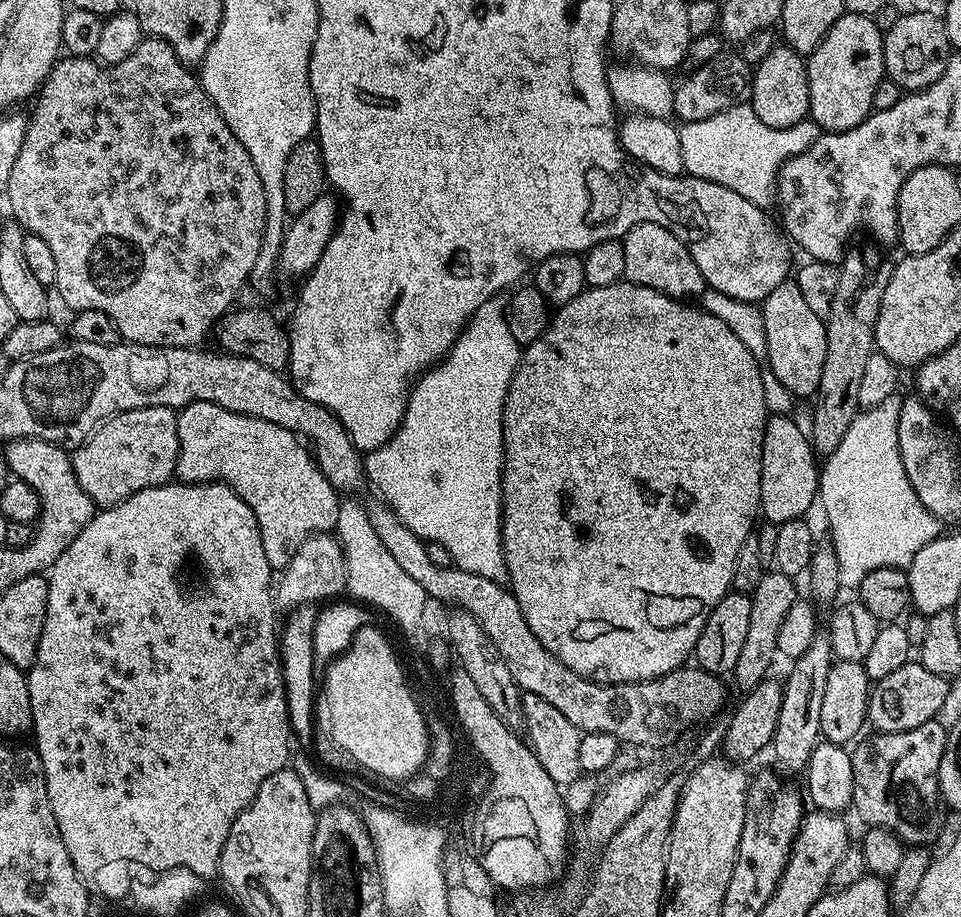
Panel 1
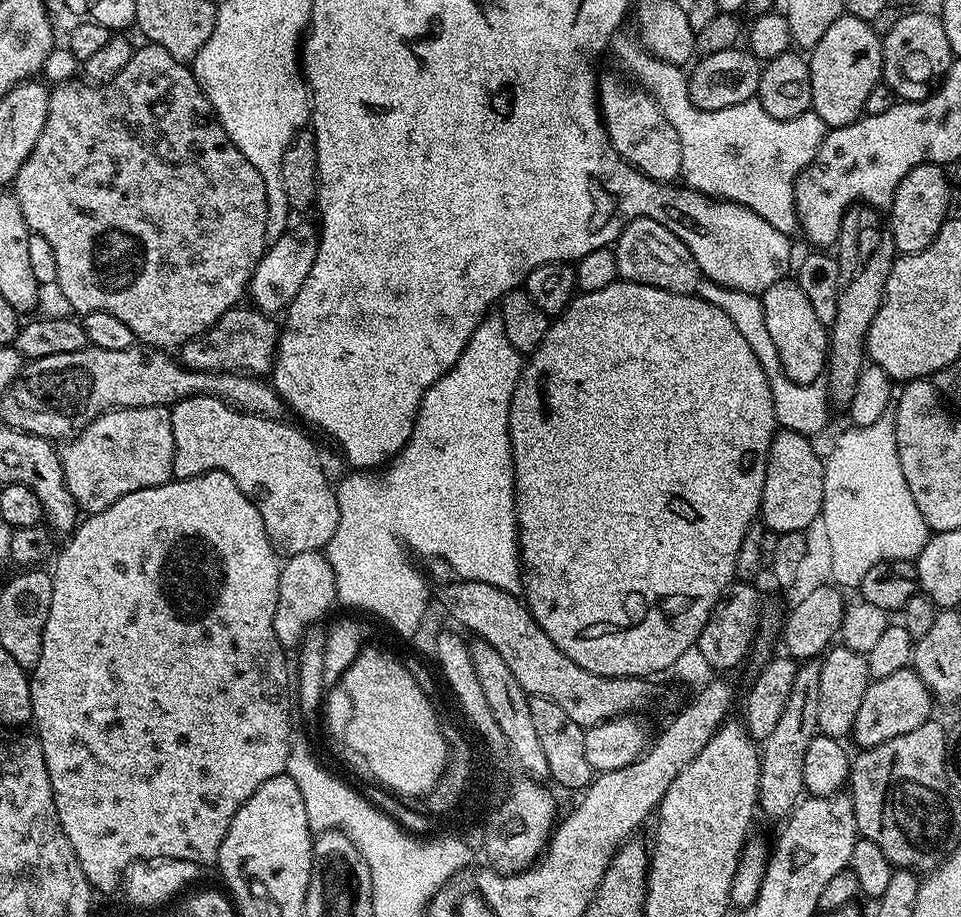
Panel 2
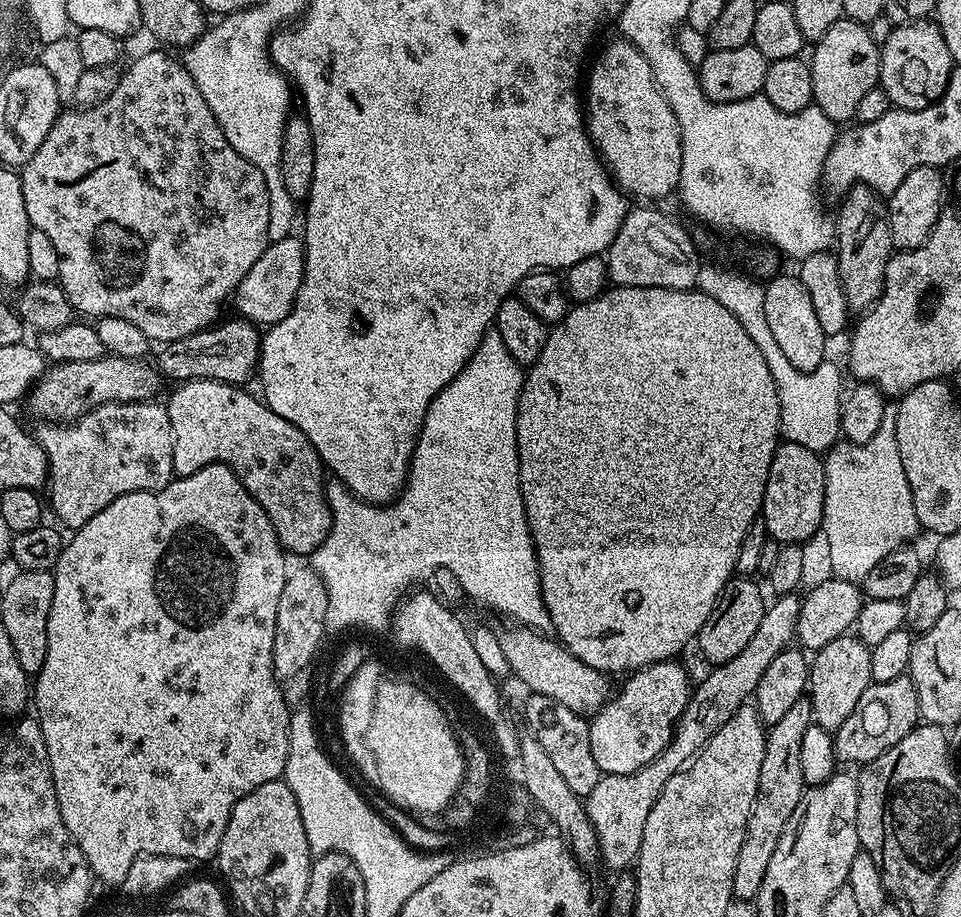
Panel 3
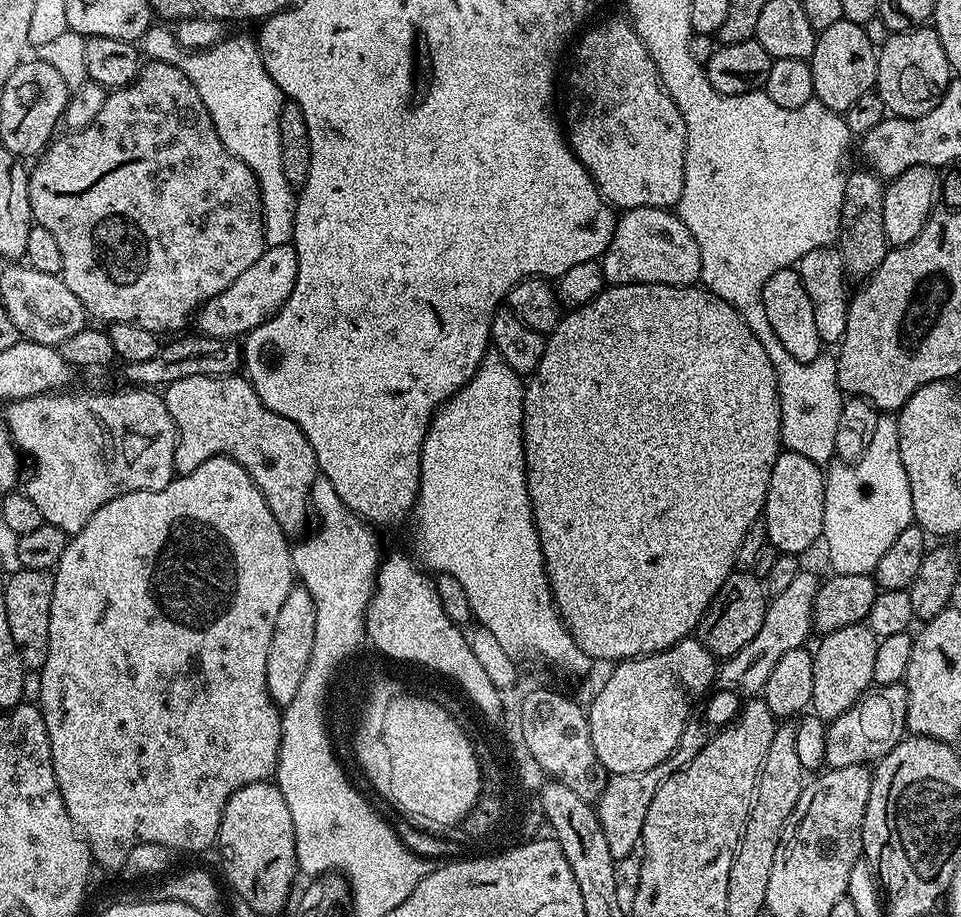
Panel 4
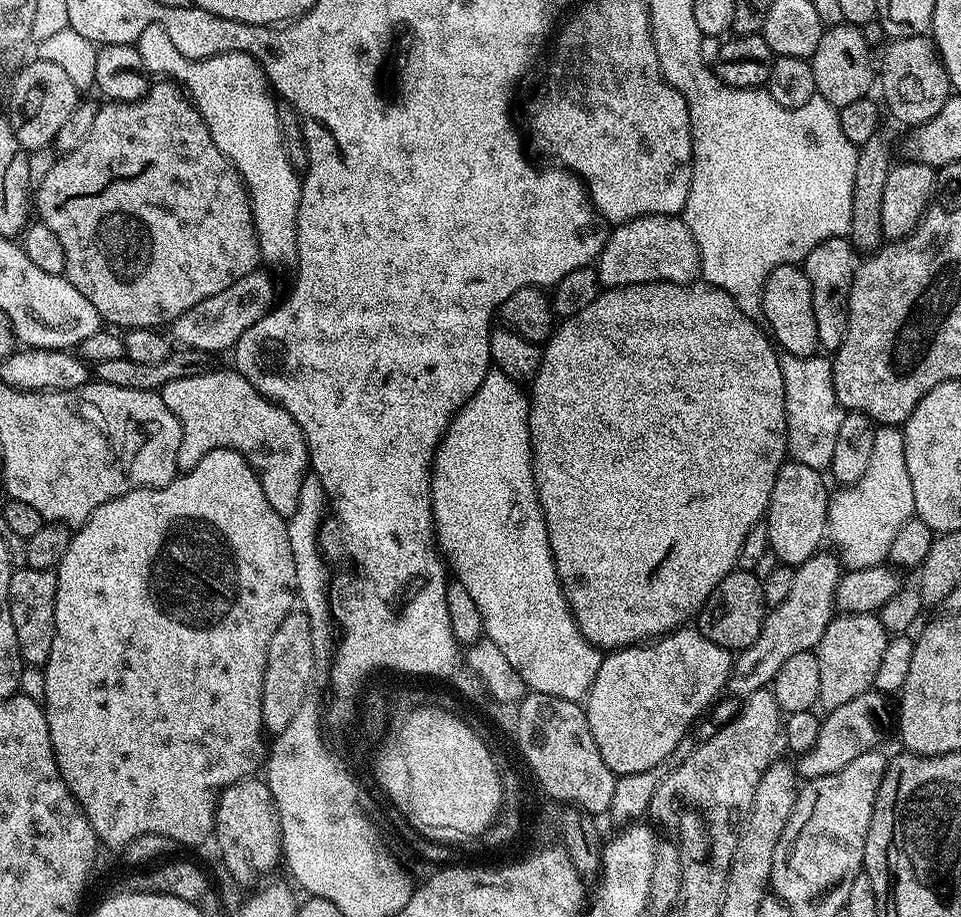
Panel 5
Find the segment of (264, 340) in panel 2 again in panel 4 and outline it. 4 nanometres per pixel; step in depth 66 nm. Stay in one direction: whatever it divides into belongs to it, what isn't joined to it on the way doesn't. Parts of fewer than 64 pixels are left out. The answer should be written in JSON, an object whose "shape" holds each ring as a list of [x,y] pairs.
{"shape":[[[191,334],[185,340],[172,338],[169,344],[165,343],[159,354],[149,358],[146,362],[130,362],[124,364],[124,376],[132,386],[143,386],[149,390],[159,389],[178,382],[178,378],[191,376],[230,376],[241,367],[242,348],[236,340],[219,340],[199,334]]]}

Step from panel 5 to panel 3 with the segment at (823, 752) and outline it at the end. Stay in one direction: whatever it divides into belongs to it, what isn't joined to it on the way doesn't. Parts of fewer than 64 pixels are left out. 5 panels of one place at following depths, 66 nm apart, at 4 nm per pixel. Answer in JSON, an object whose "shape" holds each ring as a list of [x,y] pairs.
{"shape":[[[905,674],[894,678],[890,682],[871,684],[858,698],[858,706],[854,706],[854,714],[842,722],[842,726],[834,733],[836,742],[837,761],[855,766],[868,764],[878,754],[890,750],[894,742],[902,742],[910,730],[914,730],[921,723],[918,694],[912,677]]]}

